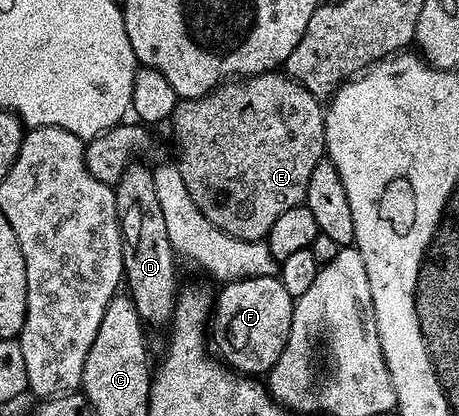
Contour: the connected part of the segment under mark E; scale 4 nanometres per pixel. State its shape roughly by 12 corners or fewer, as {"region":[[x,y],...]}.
{"region":[[276,71],[177,102],[187,192],[263,240],[307,200],[325,108]]}

